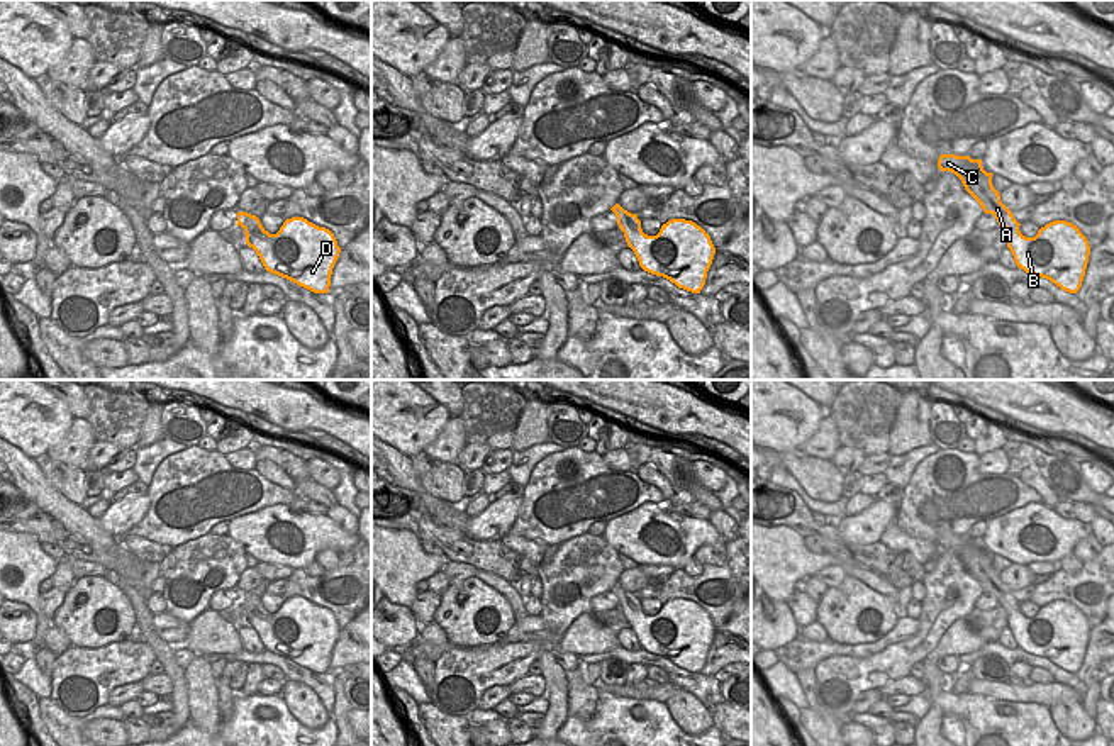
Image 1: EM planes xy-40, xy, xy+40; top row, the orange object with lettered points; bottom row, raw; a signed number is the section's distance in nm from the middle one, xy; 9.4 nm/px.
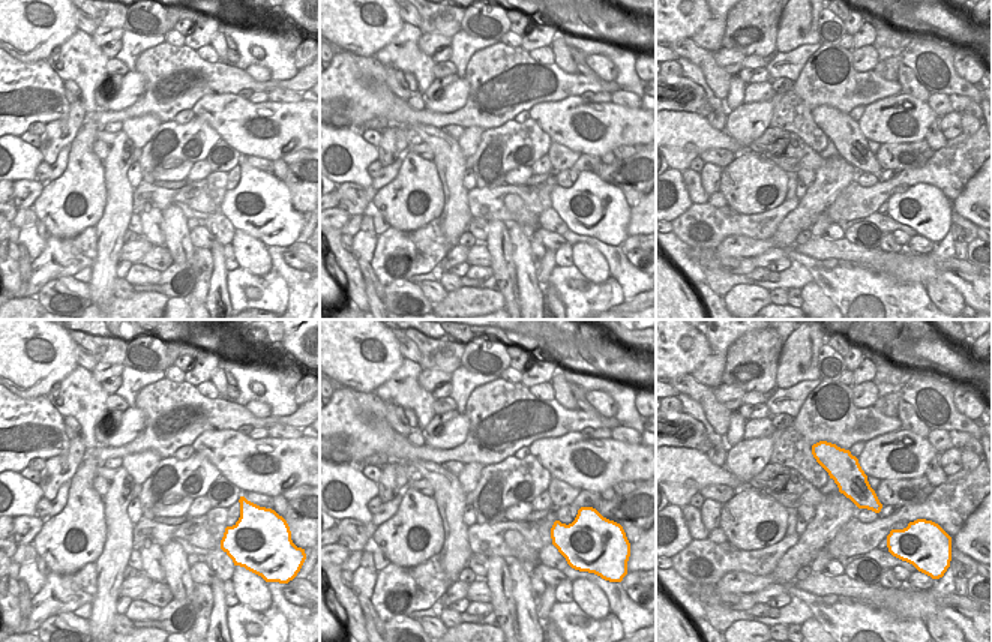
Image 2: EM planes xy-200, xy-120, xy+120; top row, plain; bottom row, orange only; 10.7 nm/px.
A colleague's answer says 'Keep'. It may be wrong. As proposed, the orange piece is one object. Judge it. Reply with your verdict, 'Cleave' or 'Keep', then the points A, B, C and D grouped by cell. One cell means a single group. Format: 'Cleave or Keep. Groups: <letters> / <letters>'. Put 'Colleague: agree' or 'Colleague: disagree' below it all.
Keep. Groups: A B C D
Colleague: agree

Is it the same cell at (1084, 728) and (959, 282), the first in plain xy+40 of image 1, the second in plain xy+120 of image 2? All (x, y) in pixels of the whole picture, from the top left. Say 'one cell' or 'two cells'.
two cells

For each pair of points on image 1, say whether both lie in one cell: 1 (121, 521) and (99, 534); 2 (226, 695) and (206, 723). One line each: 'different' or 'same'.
1: different
2: different

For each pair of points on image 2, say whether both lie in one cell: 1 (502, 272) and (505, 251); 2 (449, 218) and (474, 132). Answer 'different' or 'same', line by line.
1: same
2: different

